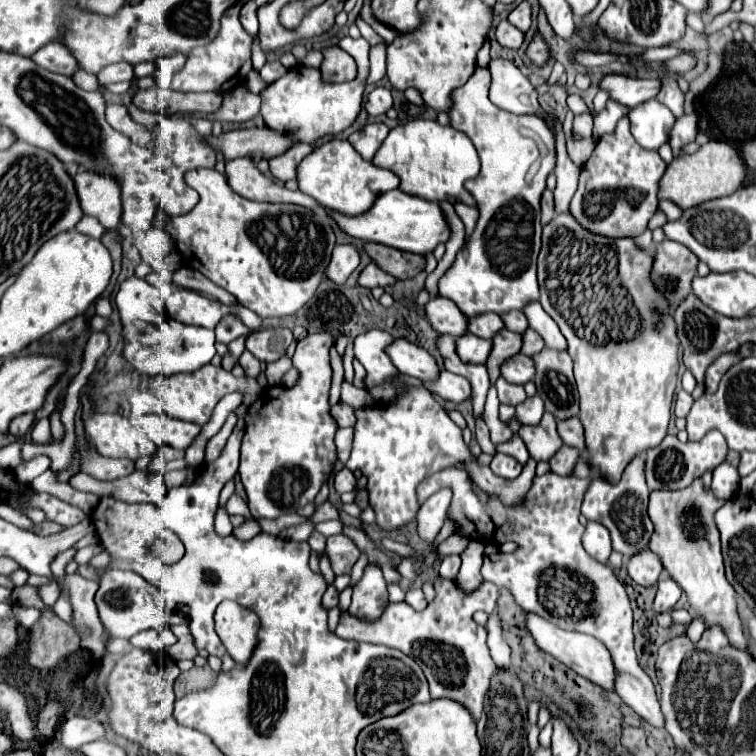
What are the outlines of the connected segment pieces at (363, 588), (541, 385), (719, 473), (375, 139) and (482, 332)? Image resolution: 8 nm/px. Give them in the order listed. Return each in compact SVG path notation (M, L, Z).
M367 565L363 579L353 587L353 603L349 613L357 619L377 621L381 619L385 607L389 605L387 599L387 583L383 579L381 569Z
M545 347L531 357L535 363L533 383L545 403L545 411L557 419L569 419L579 413L579 395L575 389L573 361L567 351Z
M721 463L715 471L713 471L713 493L719 499L731 499L737 495L739 491L739 473L737 467L729 465L729 463Z
M369 123L363 129L351 133L349 135L349 143L353 145L353 149L357 149L357 153L363 159L371 161L373 155L375 155L375 151L385 141L387 133L389 133L389 127L387 125L383 125L383 123Z
M497 313L475 315L475 317L469 317L467 321L467 333L483 337L483 339L491 339L501 329L503 329L503 321Z

